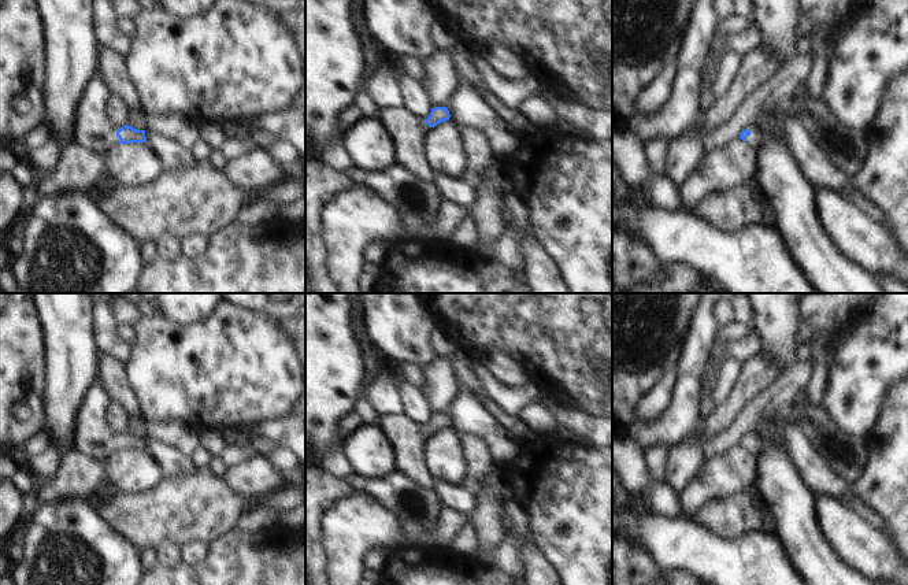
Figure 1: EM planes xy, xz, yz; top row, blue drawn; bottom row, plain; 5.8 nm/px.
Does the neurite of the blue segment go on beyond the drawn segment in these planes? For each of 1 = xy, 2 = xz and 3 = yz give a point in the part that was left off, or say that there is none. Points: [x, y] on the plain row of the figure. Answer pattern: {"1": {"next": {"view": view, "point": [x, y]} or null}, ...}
{"1": {"next": {"view": "xy", "point": [91, 436]}}, "2": {"next": {"view": "xz", "point": [407, 439]}}, "3": {"next": {"view": "yz", "point": [756, 444]}}}

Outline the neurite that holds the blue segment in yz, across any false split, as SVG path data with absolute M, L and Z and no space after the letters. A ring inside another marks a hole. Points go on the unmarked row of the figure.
M751 432L740 443L741 447L753 452L756 456L761 453L764 444L766 444L764 438L757 432Z

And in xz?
M383 414L378 415L375 425L394 449L394 470L415 485L433 489L433 480L425 464L425 443L430 434L449 427L448 415L431 415L429 425L420 426L403 414Z

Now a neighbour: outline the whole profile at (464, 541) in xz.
M470 522L460 527L451 547L462 555L471 555L478 548L477 532Z

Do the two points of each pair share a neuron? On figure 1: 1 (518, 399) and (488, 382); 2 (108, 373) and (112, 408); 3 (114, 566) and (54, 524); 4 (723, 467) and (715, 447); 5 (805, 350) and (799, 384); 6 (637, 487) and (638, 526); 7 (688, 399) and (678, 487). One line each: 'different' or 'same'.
1: same
2: different
3: same
4: different
5: different
6: different
7: different

